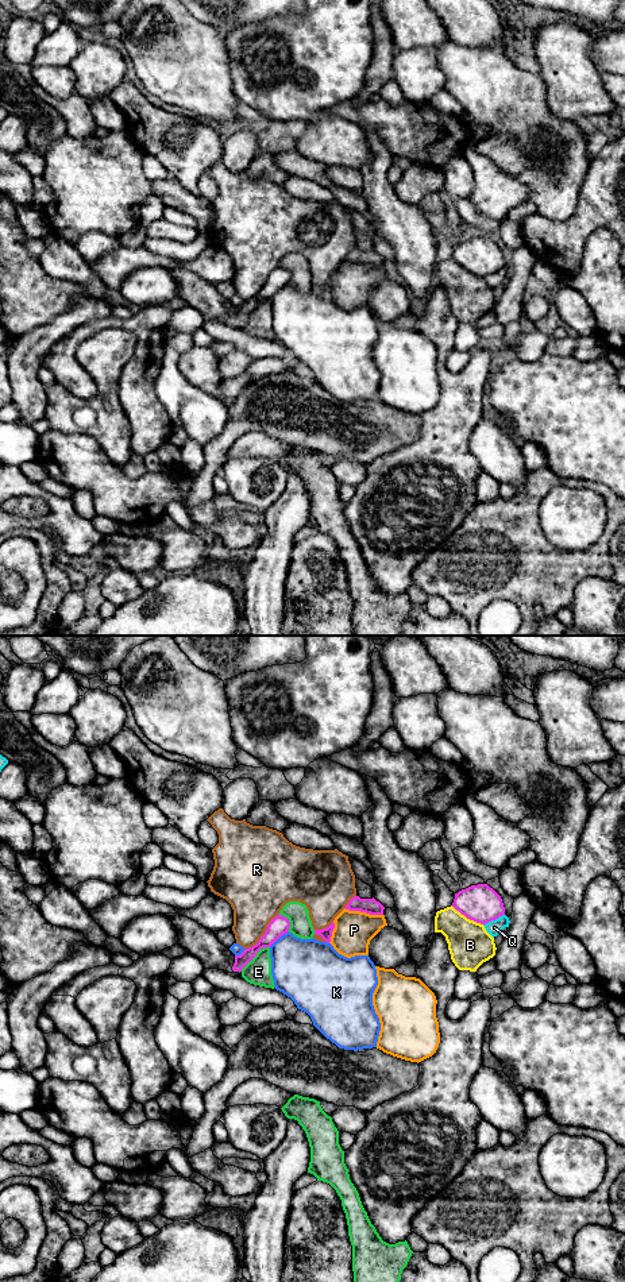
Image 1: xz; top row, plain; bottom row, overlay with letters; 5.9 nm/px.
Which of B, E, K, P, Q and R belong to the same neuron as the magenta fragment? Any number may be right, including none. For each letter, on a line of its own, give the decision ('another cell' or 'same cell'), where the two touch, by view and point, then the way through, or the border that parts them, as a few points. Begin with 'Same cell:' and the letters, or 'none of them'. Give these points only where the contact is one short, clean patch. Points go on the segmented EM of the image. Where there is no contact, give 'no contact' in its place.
Same cell: none of them
B: another cell; contact xz (467, 918)
E: another cell; contact xz (255, 954)
K: another cell; contact xz (278, 937)
P: another cell; contact xz (363, 911)
Q: another cell; contact xz (493, 919)
R: another cell; contact xz (265, 933)

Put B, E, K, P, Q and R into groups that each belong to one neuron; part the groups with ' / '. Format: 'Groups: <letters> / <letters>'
Groups: B / E / K / P / Q / R

